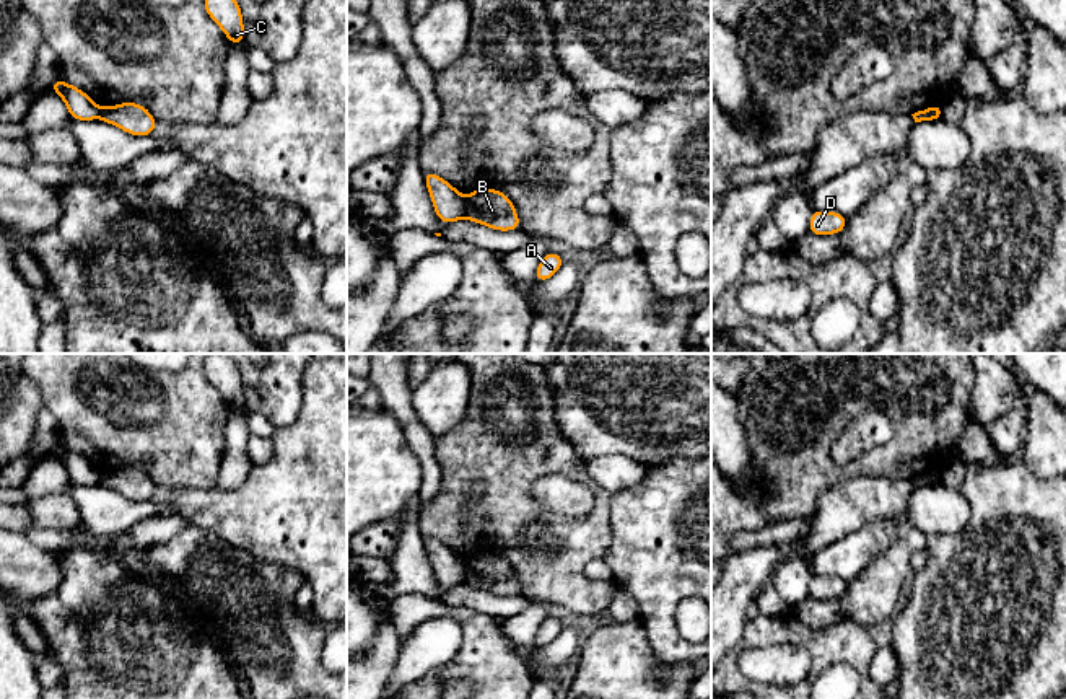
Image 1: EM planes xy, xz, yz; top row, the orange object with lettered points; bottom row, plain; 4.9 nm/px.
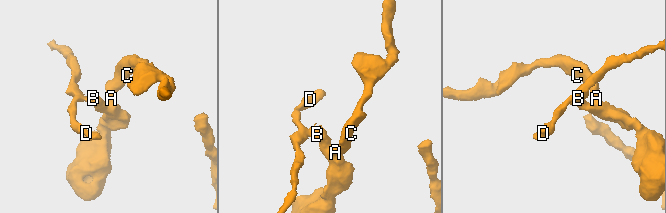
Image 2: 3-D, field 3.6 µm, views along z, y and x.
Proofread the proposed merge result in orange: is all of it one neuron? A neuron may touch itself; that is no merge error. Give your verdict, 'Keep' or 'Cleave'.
Cleave

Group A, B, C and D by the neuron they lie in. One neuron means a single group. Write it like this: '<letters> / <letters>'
A B C / D

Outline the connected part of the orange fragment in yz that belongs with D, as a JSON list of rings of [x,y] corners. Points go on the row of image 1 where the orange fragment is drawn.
[[[814,210],[809,220],[809,233],[825,236],[841,233],[848,218],[840,212]]]

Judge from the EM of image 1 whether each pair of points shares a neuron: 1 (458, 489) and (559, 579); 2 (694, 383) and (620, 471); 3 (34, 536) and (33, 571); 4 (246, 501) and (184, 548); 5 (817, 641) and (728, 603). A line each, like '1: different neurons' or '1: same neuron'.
1: same neuron
2: different neurons
3: different neurons
4: different neurons
5: different neurons

